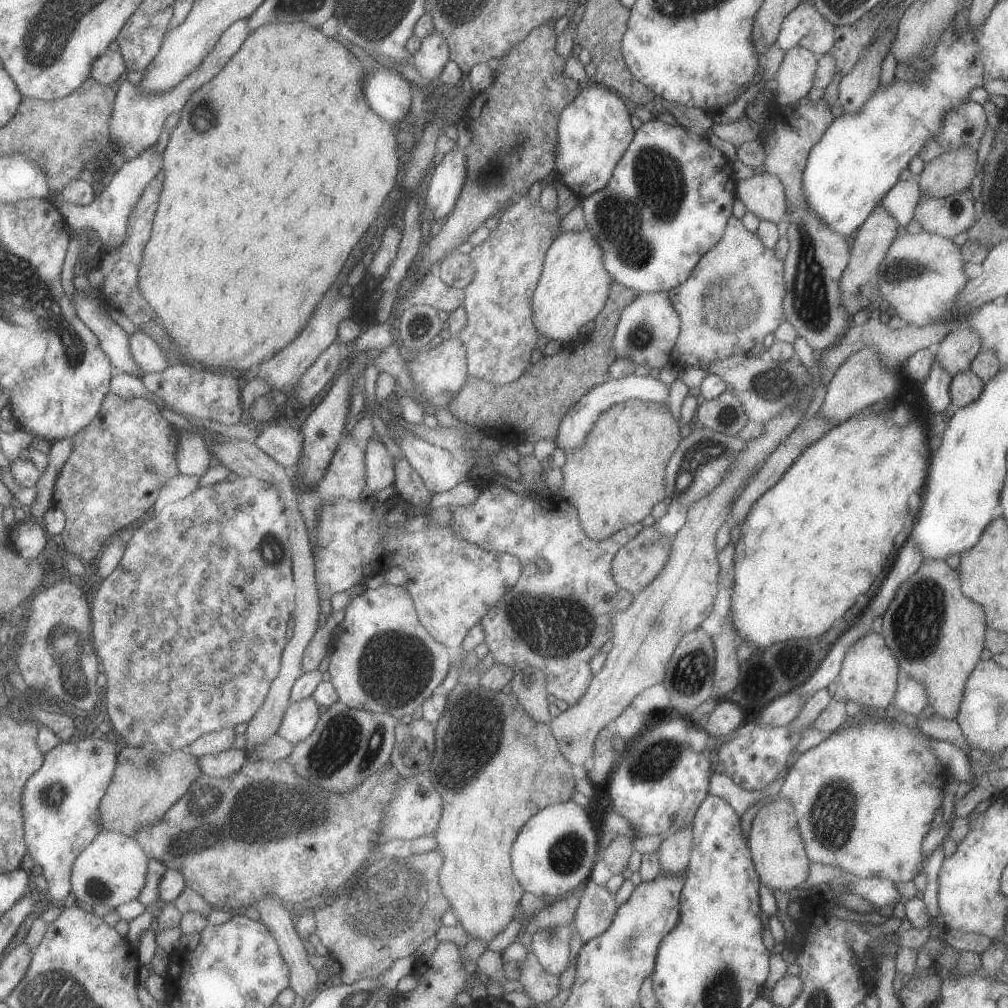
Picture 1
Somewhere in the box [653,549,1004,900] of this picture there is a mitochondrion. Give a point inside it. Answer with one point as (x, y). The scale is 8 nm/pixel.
(916, 621)

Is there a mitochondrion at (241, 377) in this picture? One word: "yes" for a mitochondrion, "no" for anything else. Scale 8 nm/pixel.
no

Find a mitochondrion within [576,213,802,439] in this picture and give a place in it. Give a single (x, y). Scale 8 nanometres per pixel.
(769, 385)

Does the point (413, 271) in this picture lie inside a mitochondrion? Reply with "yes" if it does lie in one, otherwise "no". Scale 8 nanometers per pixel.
no

